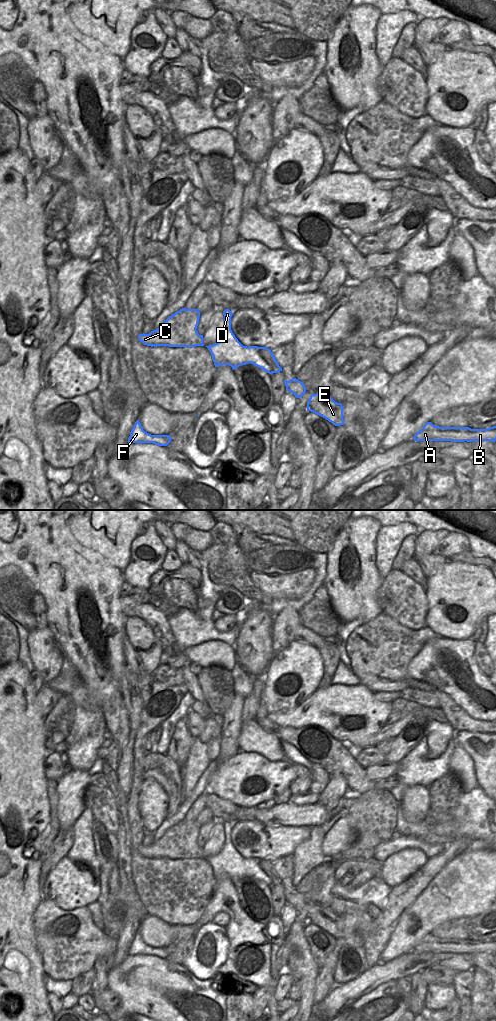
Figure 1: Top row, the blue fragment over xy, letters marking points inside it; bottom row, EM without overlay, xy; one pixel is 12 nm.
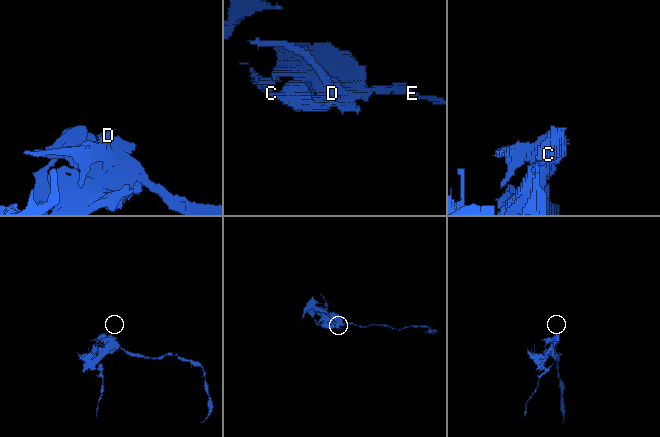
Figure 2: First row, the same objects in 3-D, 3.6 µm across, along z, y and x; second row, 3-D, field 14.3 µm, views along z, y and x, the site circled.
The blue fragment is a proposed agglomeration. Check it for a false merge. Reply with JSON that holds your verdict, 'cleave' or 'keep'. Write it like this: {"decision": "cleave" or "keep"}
{"decision": "cleave"}

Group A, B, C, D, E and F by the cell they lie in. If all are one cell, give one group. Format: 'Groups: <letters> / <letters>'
Groups: A B C E / D F.

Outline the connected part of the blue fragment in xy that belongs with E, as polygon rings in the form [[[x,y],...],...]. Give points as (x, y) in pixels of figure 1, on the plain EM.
[[[312,906],[307,914],[307,923],[311,923],[335,938],[344,936],[343,918],[335,914],[330,907]]]

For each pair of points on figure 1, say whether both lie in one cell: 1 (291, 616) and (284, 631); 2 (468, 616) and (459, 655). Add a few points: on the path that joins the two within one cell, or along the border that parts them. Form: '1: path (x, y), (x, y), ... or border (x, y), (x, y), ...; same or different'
1: path (288, 620), (284, 627); same
2: border (442, 637), (465, 640); different

